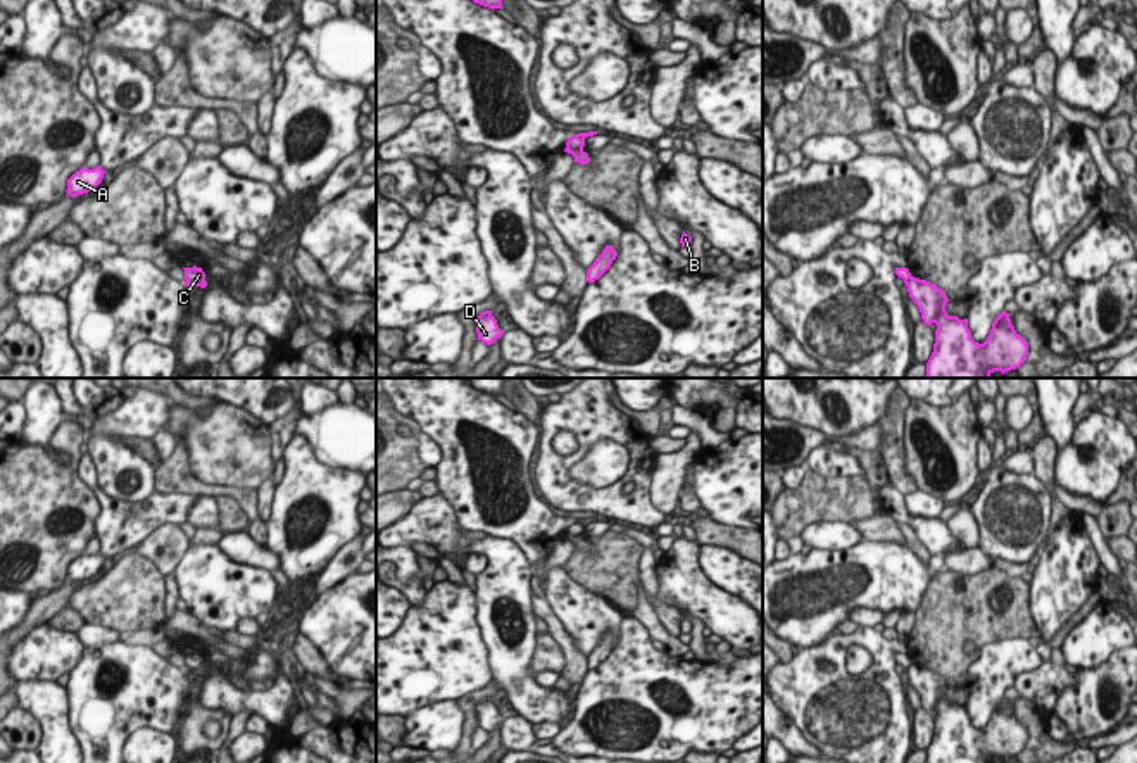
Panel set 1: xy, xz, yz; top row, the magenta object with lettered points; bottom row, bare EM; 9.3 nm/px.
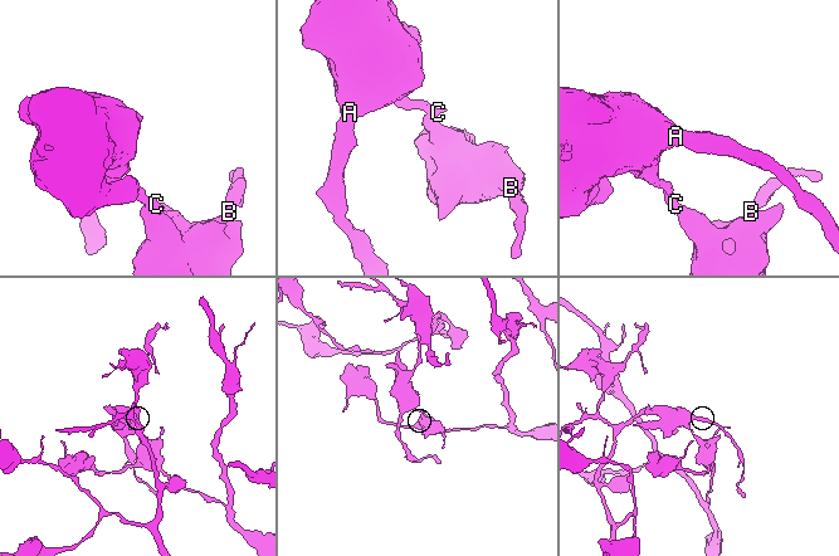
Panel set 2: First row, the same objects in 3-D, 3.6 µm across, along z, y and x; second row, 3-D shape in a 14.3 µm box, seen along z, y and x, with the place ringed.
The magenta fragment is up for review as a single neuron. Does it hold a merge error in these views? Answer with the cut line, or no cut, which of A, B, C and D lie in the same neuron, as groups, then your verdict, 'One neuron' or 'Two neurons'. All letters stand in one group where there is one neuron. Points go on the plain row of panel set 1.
Split along xz (577, 522), (584, 525). Groups: A C D / B. Two neurons

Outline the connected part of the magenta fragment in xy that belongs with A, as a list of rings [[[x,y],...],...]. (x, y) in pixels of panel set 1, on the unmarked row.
[[[83,552],[79,558],[76,558],[67,566],[67,577],[66,578],[71,583],[88,580],[102,570],[105,559],[107,558],[104,558],[102,552],[97,552],[93,556],[88,556],[88,554]]]

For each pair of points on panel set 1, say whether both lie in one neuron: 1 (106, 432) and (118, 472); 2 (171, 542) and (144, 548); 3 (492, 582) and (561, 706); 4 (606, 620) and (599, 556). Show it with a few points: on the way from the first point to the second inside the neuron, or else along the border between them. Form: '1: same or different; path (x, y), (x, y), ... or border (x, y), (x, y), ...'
1: same; path (107, 442), (114, 461)
2: same; path (164, 546), (150, 548)
3: same; path (490, 617), (509, 649), (511, 672), (527, 687)
4: different; border (587, 591), (609, 601)

